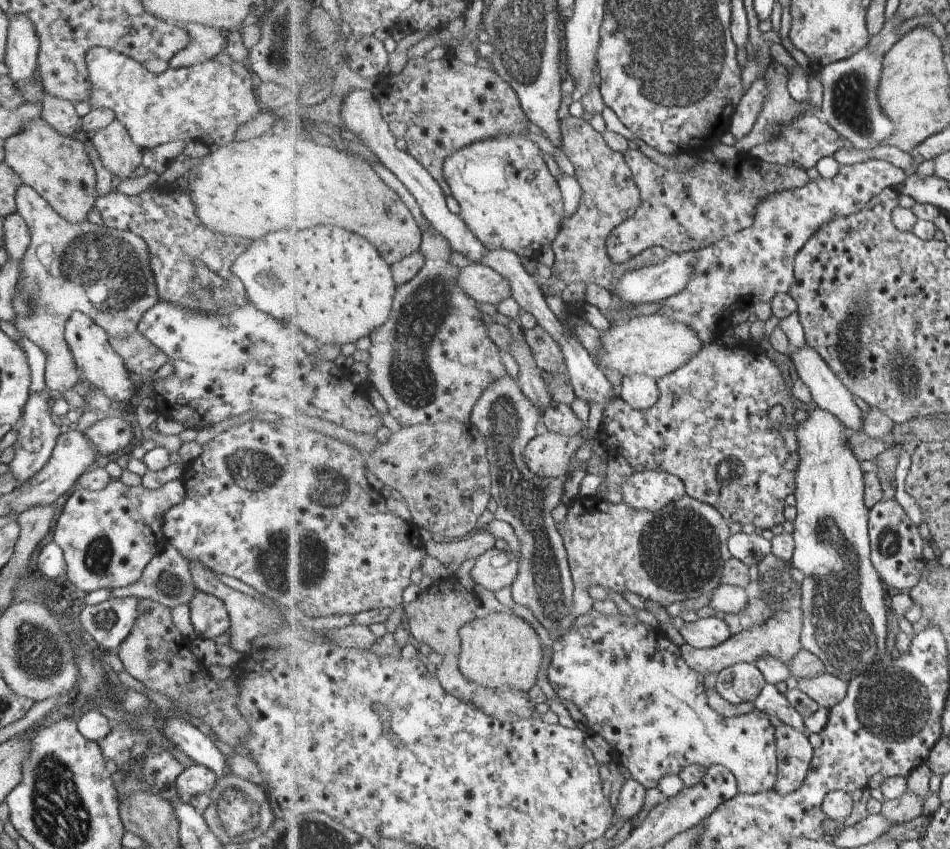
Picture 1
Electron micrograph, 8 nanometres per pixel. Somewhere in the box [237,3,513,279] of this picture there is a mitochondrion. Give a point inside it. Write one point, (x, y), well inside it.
(282, 47)

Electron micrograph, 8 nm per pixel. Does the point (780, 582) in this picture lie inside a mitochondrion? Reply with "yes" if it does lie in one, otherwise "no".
yes

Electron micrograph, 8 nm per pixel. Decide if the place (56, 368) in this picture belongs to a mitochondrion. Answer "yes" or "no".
no

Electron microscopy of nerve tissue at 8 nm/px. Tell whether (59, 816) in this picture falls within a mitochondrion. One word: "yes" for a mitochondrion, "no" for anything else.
yes

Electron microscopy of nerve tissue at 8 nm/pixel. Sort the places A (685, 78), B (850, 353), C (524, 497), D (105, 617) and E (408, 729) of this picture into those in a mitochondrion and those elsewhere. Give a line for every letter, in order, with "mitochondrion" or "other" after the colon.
A: mitochondrion
B: mitochondrion
C: mitochondrion
D: mitochondrion
E: mitochondrion

